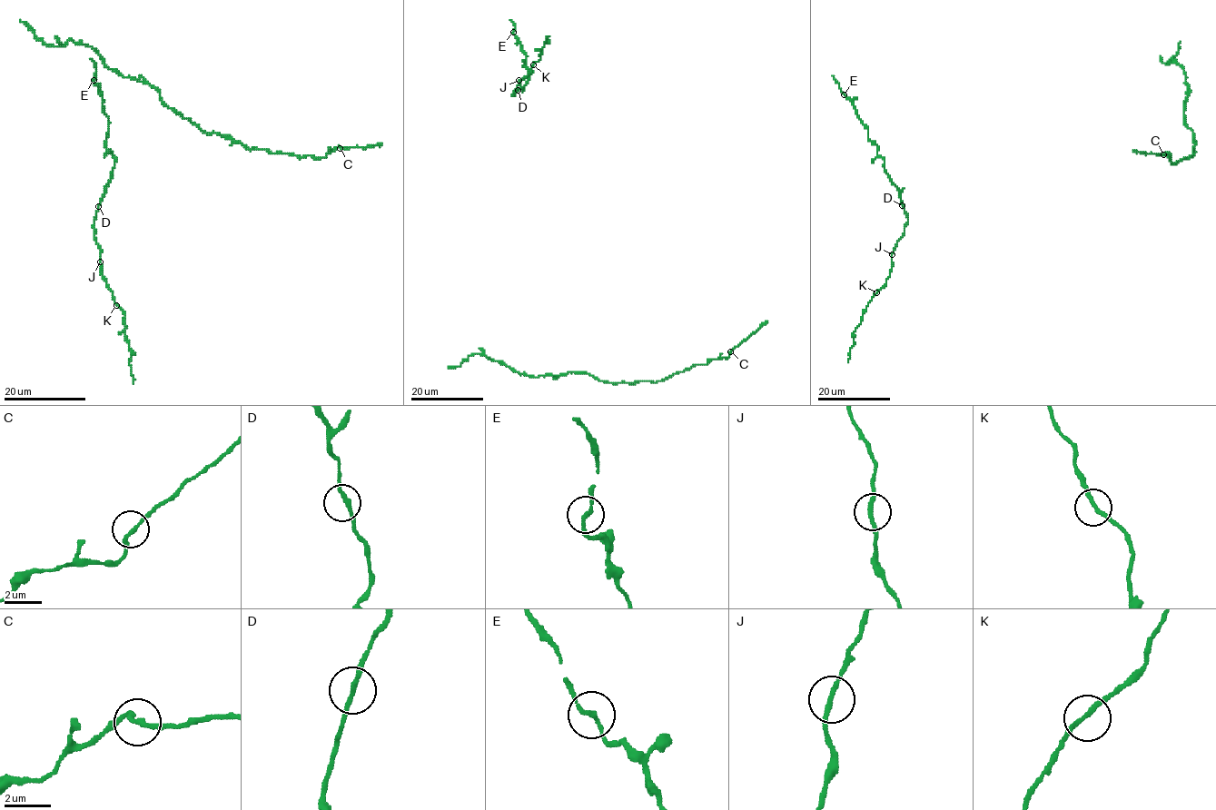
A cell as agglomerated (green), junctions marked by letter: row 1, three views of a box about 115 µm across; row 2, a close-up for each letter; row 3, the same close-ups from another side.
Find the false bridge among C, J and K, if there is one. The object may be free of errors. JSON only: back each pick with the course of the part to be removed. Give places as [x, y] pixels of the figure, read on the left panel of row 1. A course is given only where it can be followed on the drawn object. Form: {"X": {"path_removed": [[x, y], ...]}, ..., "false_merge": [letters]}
{"false_merge": []}

